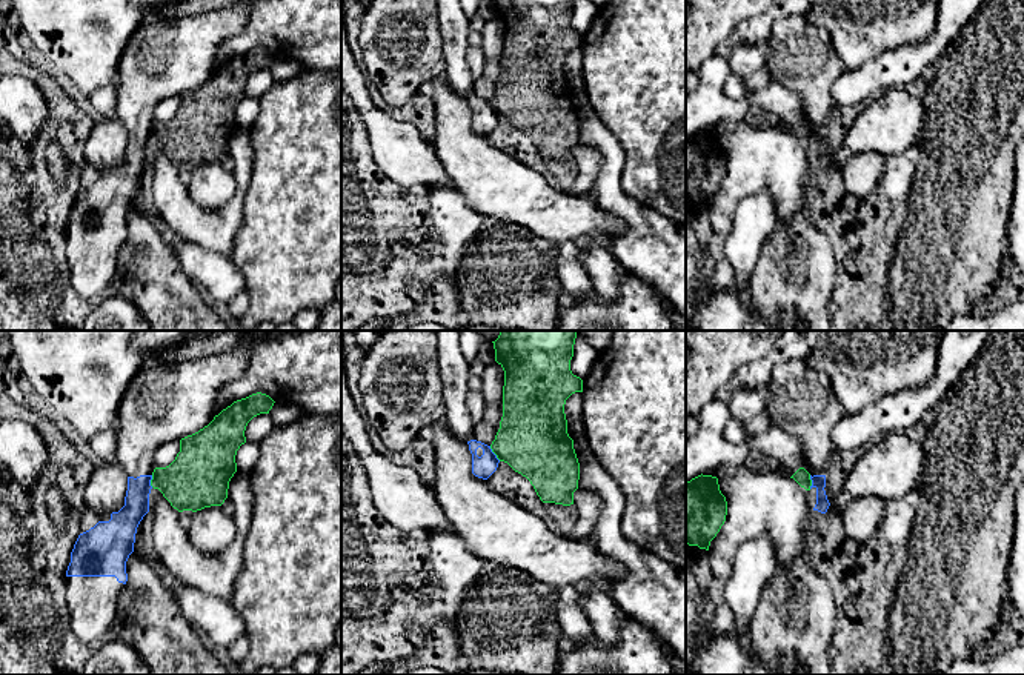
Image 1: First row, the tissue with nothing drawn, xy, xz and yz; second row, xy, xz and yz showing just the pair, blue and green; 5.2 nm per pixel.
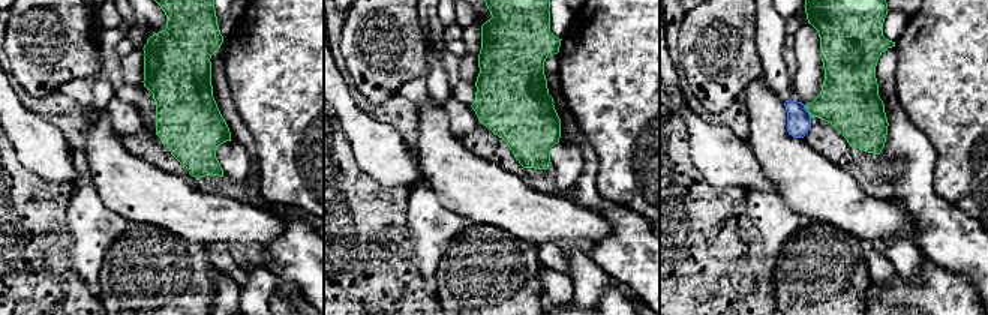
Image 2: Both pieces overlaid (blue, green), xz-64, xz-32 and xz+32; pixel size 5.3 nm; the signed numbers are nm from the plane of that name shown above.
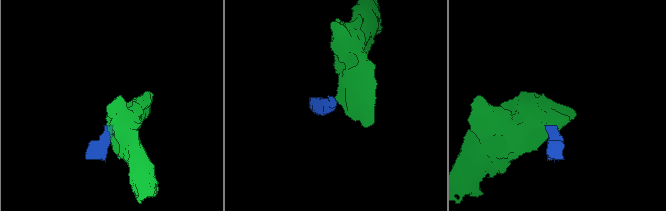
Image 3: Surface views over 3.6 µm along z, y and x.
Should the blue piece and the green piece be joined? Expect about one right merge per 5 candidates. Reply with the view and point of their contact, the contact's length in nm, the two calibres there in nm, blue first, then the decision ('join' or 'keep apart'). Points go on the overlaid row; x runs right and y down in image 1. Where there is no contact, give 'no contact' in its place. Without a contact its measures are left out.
xz (494, 454) | 100 nm | 120/360 nm | keep apart

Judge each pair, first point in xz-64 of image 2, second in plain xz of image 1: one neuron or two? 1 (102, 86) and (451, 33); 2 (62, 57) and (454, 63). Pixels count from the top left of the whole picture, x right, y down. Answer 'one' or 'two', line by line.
1: one
2: two

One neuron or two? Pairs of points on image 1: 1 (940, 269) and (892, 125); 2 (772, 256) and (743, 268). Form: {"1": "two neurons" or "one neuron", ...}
{"1": "two neurons", "2": "two neurons"}

